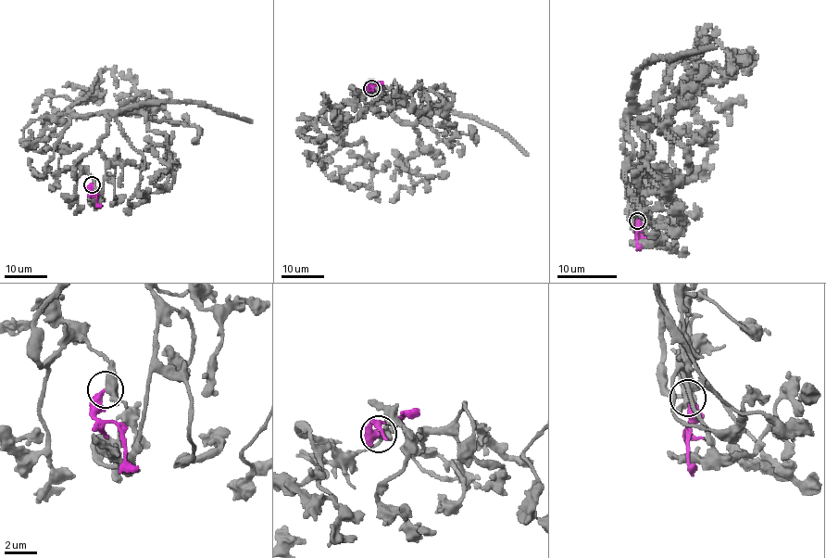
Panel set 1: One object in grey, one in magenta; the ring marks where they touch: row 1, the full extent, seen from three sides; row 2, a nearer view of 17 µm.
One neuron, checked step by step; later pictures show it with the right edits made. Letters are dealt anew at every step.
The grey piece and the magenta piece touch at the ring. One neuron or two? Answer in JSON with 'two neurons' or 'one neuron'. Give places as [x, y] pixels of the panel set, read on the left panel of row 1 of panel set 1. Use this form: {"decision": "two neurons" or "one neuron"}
{"decision": "two neurons"}

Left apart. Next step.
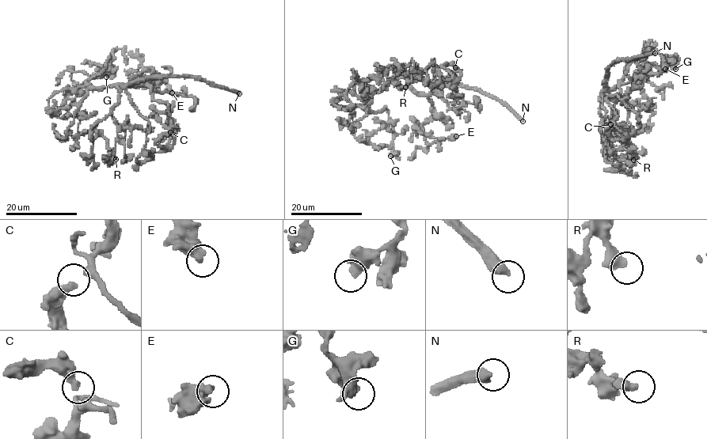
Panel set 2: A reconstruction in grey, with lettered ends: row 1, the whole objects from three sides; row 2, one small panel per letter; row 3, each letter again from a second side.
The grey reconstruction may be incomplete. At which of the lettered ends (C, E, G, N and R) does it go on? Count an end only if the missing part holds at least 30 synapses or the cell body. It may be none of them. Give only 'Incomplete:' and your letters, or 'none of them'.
Incomplete: N

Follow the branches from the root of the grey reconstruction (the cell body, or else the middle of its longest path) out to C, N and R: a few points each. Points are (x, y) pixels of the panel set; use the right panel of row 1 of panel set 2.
C: (605, 92), (621, 81), (620, 93), (606, 101), (616, 114), (614, 125), (626, 136), (612, 139), (610, 124)
N: (605, 92), (610, 64), (621, 58), (655, 53)
R: (605, 92), (599, 98), (600, 114), (607, 134), (609, 159), (616, 169), (620, 169), (629, 157), (633, 160)

